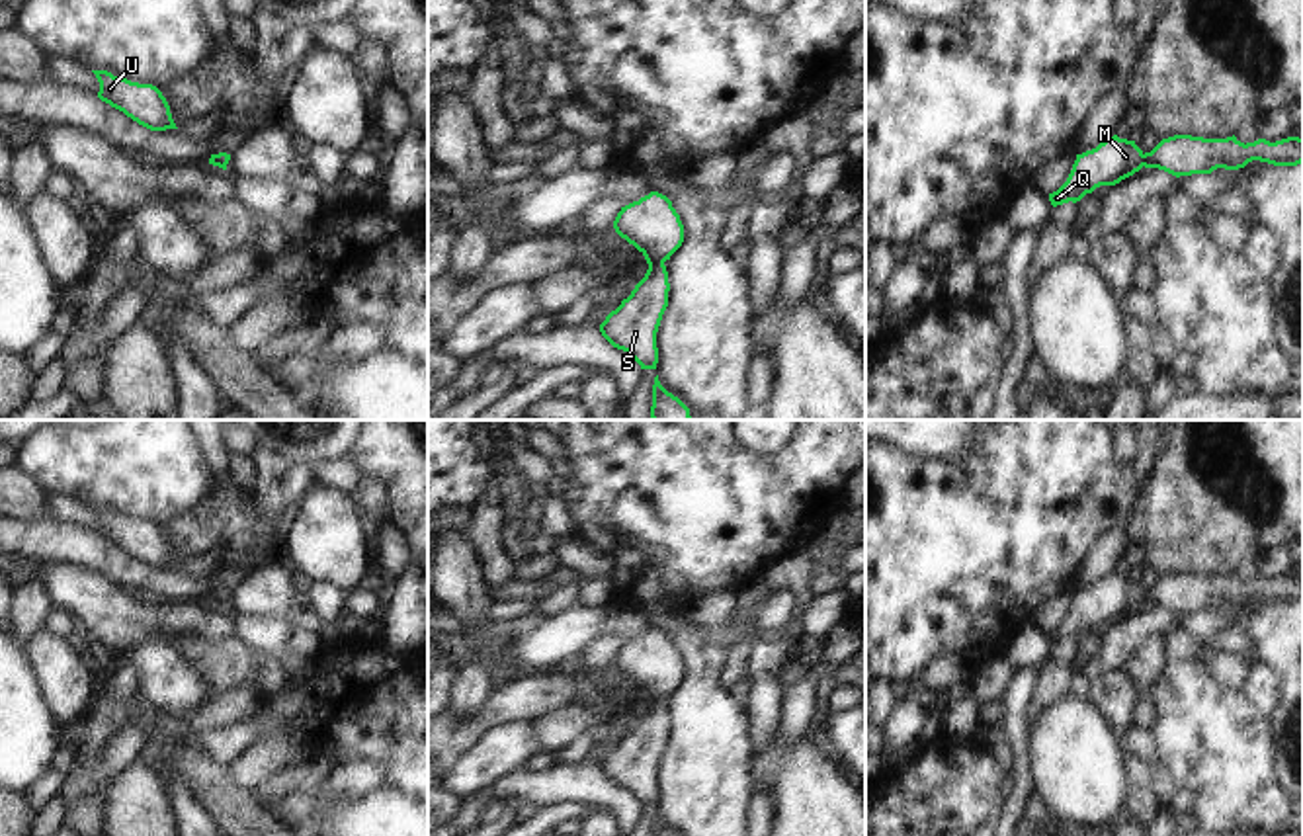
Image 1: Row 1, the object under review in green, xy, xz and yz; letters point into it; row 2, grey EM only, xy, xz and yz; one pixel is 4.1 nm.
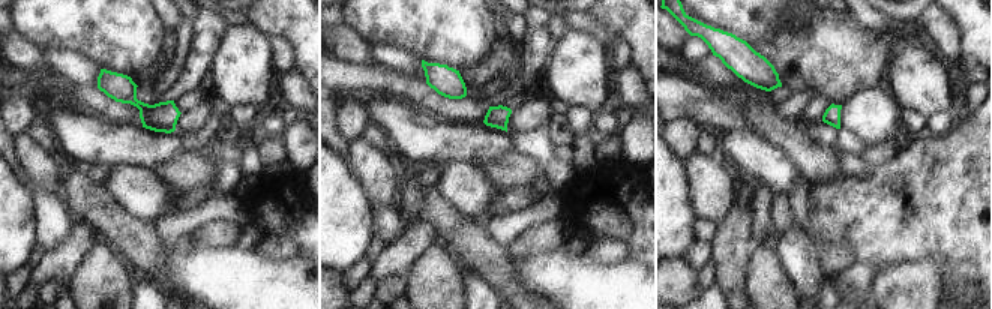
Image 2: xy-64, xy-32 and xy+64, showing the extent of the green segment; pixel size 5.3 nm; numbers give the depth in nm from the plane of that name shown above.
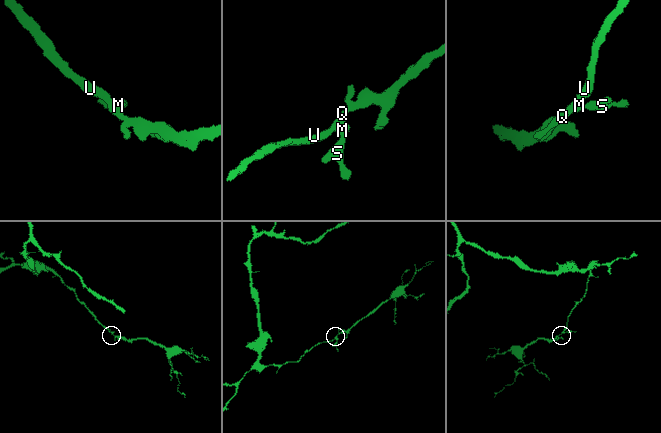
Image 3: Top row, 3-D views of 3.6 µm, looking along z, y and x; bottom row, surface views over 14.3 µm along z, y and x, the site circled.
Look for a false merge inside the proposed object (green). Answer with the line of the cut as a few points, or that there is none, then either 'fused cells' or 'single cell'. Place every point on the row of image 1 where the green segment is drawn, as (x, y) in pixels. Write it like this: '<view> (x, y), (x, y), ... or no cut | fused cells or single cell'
no cut | single cell

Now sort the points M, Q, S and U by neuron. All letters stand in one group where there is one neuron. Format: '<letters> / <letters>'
M Q S U

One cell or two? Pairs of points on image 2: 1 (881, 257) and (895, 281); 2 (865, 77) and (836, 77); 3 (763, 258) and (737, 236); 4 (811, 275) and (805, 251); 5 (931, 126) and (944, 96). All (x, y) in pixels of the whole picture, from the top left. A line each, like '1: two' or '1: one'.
1: two
2: one
3: two
4: one
5: two

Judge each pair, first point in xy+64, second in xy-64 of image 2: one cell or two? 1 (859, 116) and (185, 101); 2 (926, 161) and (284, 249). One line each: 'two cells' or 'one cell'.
1: two cells
2: two cells

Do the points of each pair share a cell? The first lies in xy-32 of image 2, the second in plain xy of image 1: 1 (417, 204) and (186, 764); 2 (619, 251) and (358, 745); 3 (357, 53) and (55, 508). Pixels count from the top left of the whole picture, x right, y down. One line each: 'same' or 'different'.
1: same
2: different
3: different

